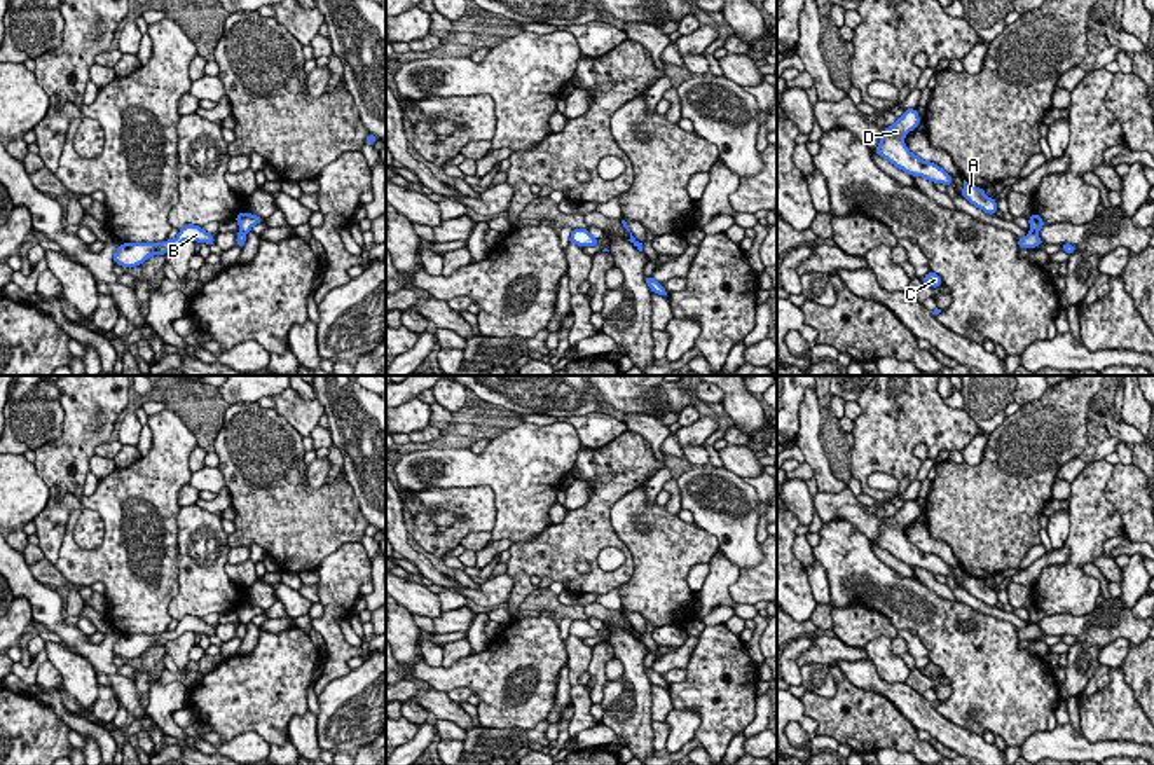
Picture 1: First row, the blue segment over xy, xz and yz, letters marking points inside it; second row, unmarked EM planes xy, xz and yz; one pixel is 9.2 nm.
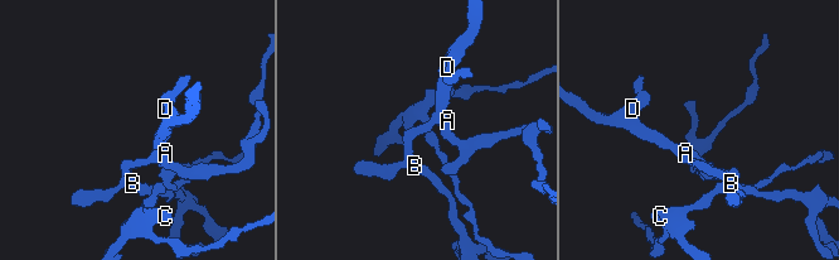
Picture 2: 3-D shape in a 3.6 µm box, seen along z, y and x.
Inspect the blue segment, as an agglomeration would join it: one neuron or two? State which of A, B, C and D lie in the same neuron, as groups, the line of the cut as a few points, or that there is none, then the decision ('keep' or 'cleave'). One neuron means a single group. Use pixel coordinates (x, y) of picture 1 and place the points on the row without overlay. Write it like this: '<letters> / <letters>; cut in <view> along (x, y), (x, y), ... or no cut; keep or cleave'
A B D / C; cut in yz along (1030, 622), (1036, 624); cleave

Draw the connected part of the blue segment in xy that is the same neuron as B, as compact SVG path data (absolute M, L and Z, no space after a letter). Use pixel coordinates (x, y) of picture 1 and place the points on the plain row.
M187 615L178 622L175 631L162 634L120 634L113 644L113 653L122 658L138 658L154 646L166 646L169 641L178 639L183 632L192 631L196 634L215 636L215 627L203 618Z

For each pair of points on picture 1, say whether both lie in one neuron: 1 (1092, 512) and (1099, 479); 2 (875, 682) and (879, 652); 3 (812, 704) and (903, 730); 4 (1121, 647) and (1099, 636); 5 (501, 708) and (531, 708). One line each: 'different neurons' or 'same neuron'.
1: same neuron
2: different neurons
3: same neuron
4: different neurons
5: same neuron

